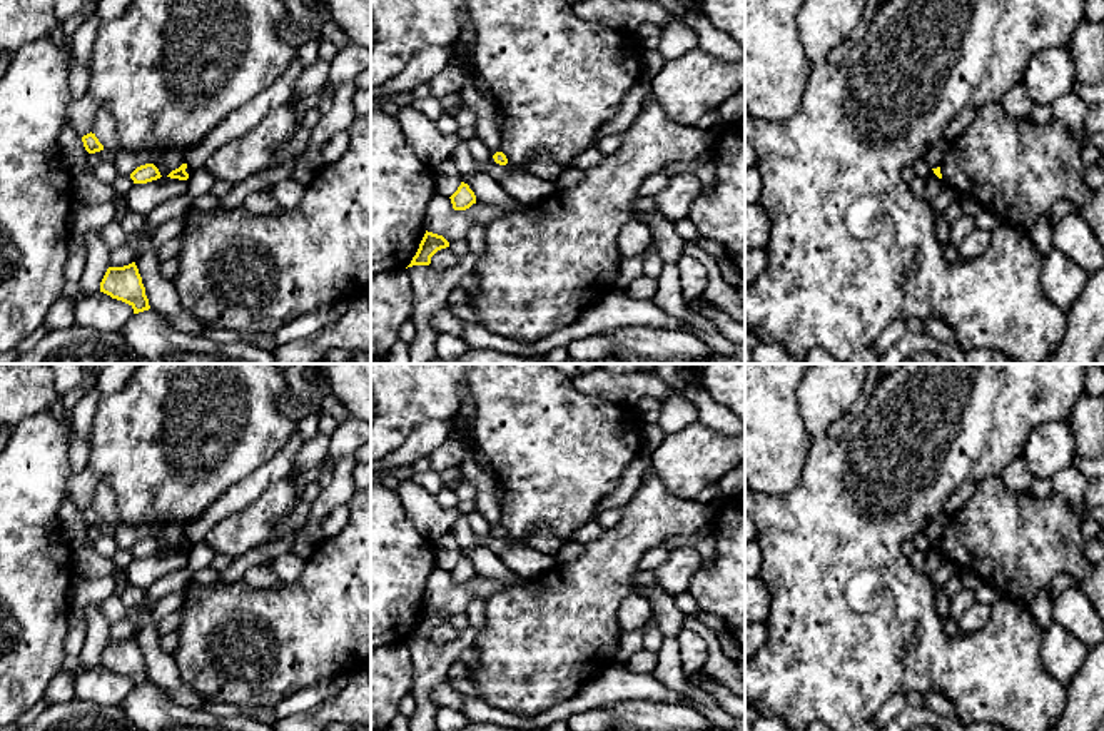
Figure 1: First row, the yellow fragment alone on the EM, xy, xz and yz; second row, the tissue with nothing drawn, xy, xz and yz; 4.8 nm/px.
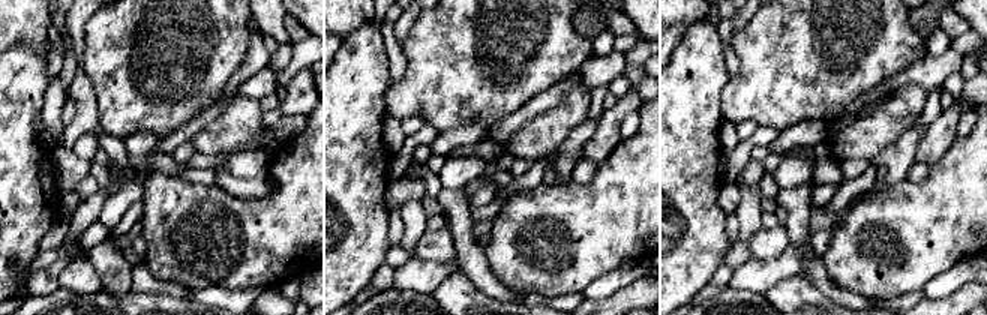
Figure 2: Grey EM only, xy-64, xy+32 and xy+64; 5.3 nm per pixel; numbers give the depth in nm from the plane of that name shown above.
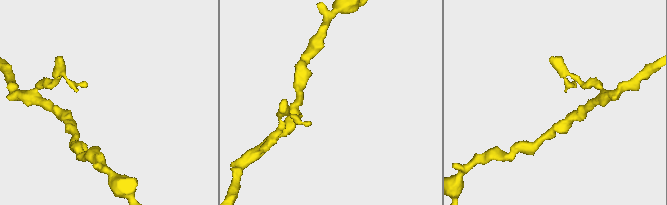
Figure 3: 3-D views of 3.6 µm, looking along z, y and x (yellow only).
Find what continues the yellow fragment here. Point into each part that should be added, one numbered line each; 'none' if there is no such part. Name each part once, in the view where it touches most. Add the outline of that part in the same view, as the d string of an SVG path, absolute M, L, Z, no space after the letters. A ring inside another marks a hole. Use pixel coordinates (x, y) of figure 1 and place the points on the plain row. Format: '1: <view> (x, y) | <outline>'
none

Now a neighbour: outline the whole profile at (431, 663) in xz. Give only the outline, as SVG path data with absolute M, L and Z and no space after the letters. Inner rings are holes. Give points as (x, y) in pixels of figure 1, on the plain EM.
M469 626L449 644L439 646L431 639L406 643L413 658L413 696L418 704L409 718L409 731L436 731L438 706L431 701L431 691L448 683L451 666L474 646L478 634L478 629Z

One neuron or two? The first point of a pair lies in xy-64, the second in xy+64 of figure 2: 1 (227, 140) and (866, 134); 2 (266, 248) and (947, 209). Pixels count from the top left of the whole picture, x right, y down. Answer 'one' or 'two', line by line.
1: one
2: one

